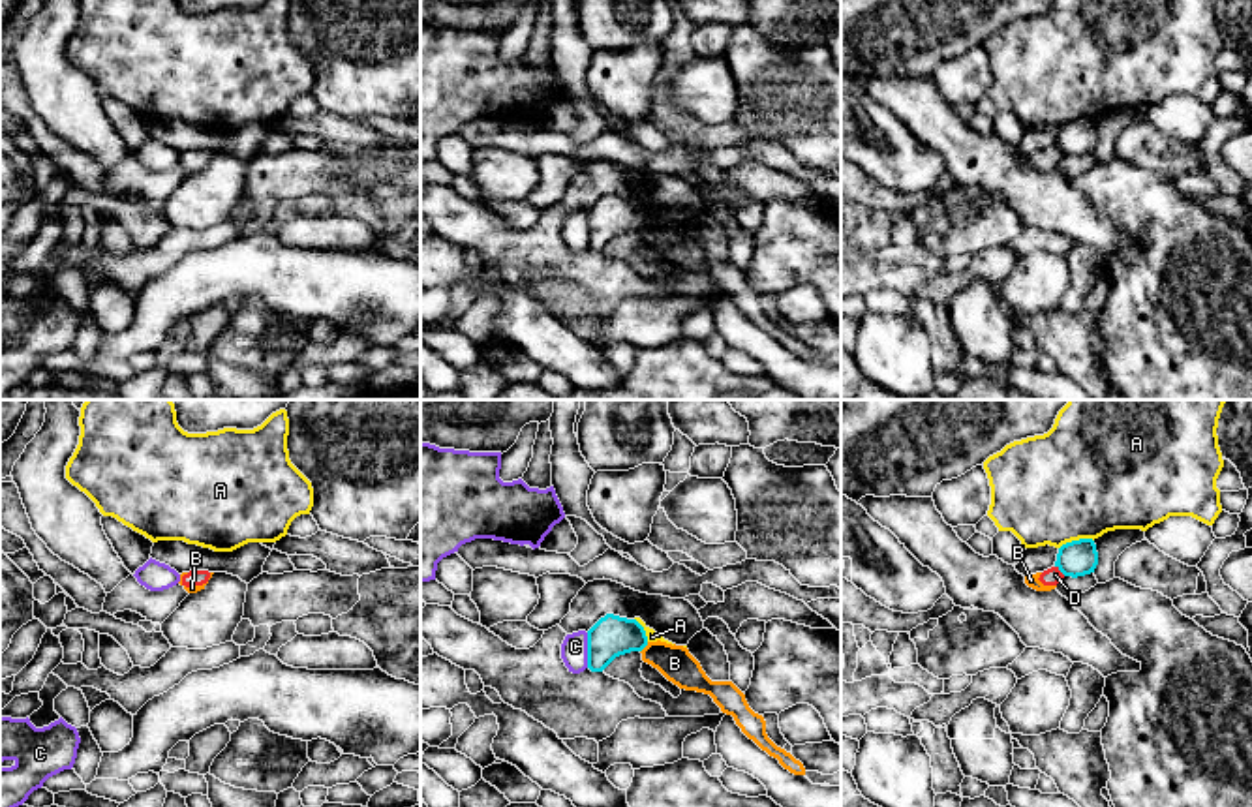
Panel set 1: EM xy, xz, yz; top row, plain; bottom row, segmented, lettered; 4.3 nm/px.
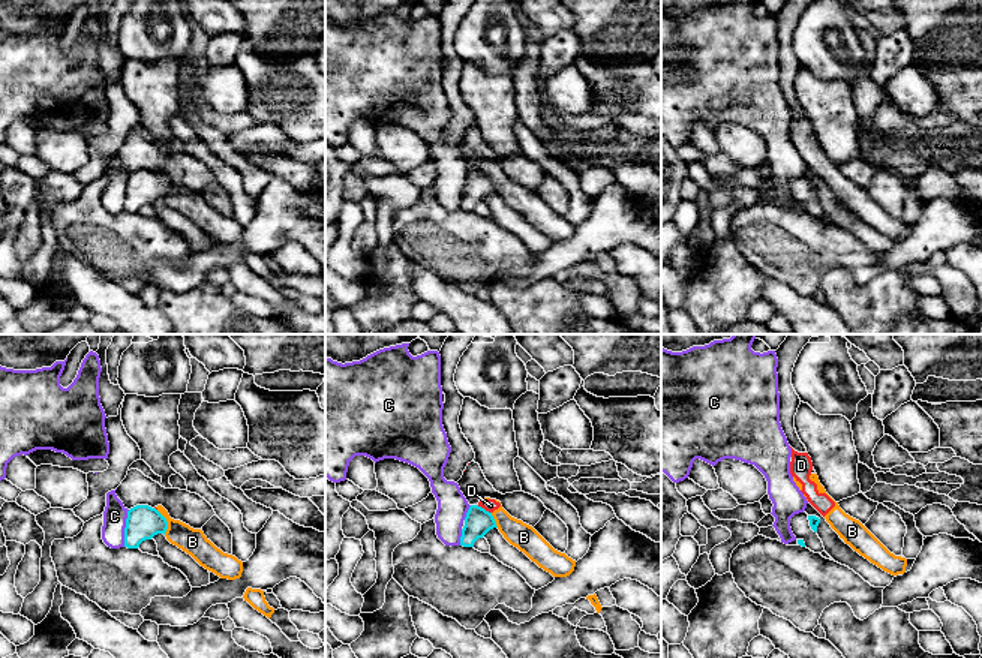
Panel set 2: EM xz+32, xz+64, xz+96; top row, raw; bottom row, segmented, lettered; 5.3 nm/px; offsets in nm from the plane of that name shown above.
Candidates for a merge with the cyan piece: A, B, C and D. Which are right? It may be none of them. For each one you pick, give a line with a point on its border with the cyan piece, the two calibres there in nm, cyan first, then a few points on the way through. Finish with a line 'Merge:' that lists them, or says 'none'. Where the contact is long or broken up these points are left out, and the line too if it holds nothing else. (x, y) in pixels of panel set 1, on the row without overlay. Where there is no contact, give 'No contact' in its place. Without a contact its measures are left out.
Merge: none

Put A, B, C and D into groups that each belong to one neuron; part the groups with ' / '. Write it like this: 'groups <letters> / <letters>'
groups A / B D / C

